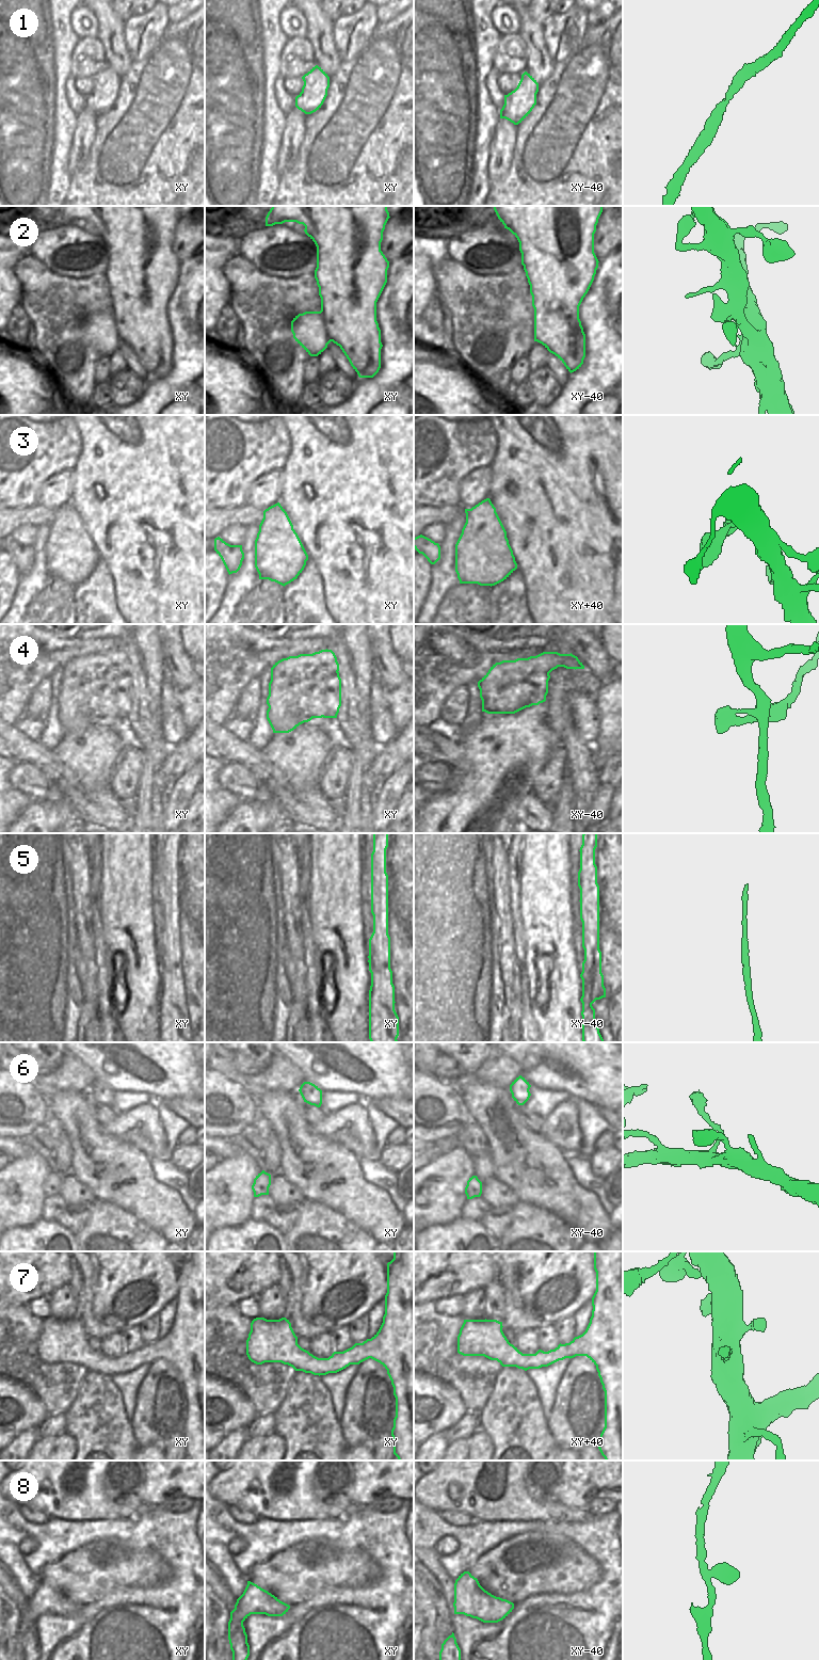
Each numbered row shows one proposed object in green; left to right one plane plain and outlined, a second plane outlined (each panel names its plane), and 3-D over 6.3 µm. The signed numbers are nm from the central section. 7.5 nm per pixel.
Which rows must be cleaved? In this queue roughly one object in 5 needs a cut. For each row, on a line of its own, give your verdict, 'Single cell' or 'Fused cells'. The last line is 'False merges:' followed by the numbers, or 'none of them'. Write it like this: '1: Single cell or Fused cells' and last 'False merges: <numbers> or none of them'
1: Single cell
2: Single cell
3: Single cell
4: Fused cells
5: Single cell
6: Single cell
7: Single cell
8: Single cell
False merges: 4

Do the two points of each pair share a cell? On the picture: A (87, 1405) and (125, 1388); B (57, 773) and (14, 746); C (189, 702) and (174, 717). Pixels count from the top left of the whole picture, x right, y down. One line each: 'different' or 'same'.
A: different
B: same
C: different

